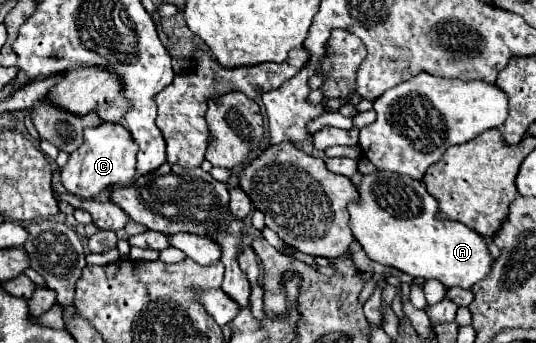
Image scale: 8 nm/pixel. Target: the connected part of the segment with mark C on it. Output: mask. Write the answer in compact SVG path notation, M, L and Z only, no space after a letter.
M103 122L97 128L87 128L85 142L71 154L67 166L61 168L61 184L67 192L83 200L91 200L99 196L103 190L127 186L135 178L137 150L139 148L131 140L131 134L121 124Z

